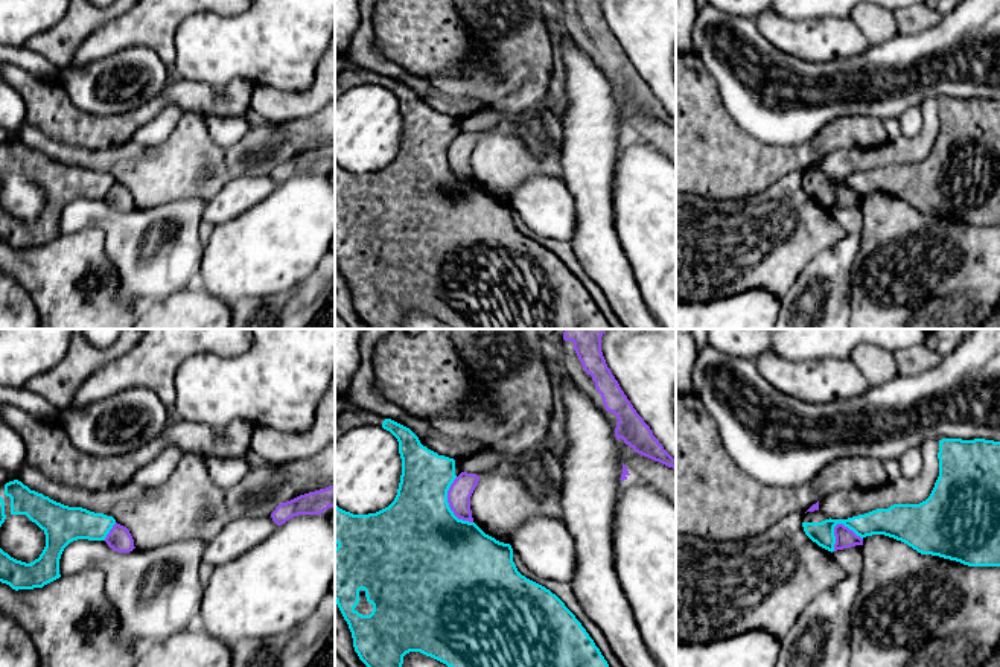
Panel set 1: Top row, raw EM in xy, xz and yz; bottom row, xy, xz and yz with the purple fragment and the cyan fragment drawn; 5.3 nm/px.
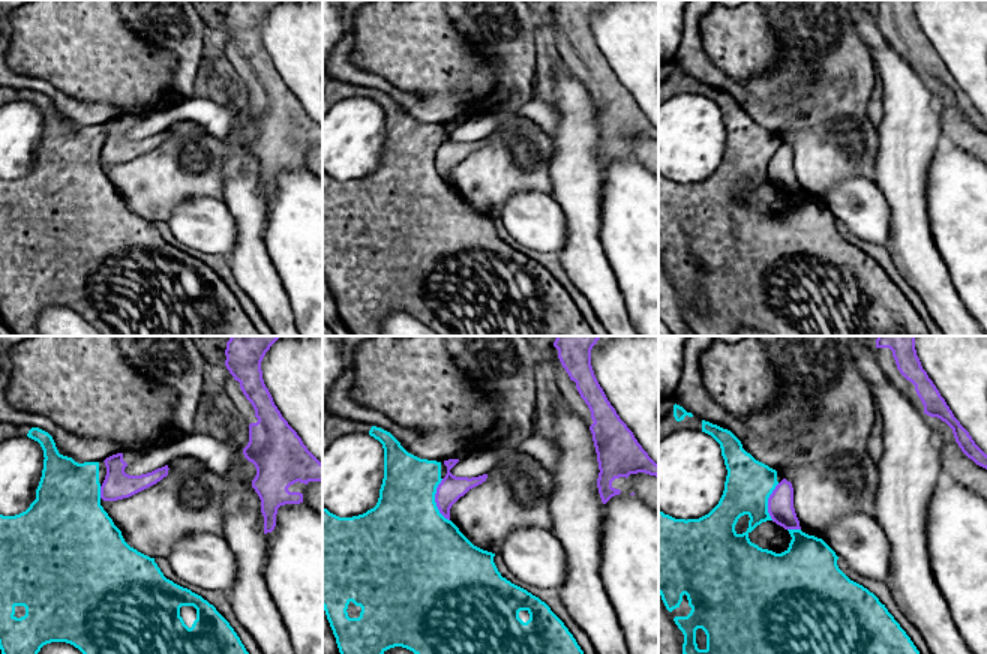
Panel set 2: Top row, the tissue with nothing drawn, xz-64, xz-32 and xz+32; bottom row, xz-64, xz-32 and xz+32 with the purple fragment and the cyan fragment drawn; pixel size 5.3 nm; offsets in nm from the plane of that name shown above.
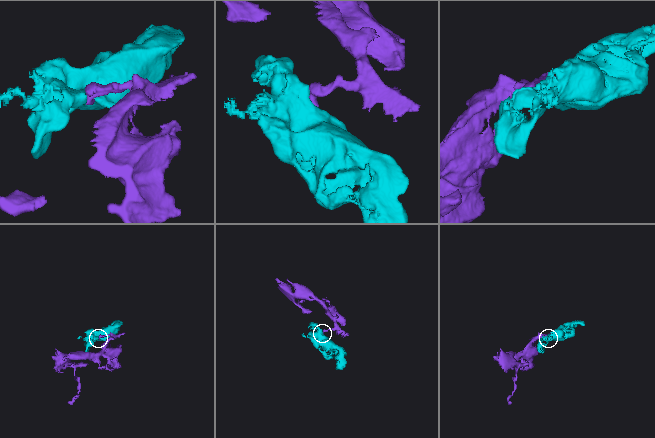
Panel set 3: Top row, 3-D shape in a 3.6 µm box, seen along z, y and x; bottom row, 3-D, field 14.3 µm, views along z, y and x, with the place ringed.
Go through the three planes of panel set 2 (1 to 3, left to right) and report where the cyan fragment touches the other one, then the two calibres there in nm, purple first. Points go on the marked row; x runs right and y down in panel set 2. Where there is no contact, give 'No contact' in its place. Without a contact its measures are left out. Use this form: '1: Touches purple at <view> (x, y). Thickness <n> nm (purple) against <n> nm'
1: Touches purple at xz-64 (101, 492). Thickness 160 nm (purple) against 420 nm
2: Touches purple at xz-32 (435, 500). Thickness 140 nm (purple) against 440 nm
3: Touches purple at xz+32 (768, 501). Thickness 140 nm (purple) against 260 nm

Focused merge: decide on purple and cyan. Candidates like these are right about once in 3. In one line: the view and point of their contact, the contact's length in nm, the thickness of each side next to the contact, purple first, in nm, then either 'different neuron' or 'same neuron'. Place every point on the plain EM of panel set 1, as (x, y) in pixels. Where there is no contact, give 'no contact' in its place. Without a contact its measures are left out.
xz (449, 163) | 260 nm | 130/480 nm | different neuron

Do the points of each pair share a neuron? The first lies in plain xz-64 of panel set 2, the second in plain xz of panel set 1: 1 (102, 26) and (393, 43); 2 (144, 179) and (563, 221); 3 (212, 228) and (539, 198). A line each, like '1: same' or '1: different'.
1: same
2: different
3: same

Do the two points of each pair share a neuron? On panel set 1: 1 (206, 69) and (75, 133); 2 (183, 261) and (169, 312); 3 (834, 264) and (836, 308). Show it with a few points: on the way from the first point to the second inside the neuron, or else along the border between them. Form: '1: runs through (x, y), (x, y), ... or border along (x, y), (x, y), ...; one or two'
1: border along (172, 73), (221, 87); two
2: border along (197, 284), (154, 302), (143, 312); two
3: runs through (834, 274), (834, 297); one

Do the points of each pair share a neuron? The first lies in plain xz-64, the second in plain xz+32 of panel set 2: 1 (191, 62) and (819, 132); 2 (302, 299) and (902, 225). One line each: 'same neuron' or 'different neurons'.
1: same neuron
2: different neurons

